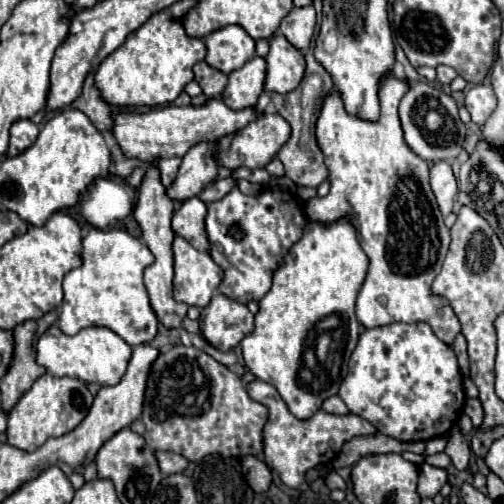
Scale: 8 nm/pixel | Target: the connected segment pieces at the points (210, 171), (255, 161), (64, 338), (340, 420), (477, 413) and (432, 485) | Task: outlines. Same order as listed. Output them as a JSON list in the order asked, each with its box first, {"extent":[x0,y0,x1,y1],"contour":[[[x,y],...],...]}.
[{"extent":[167,142,217,202],"contour":[[[201,142],[193,146],[185,156],[183,164],[167,188],[167,196],[175,202],[185,202],[193,196],[199,196],[207,184],[217,178],[217,164],[213,160],[215,142]]]},{"extent":[229,114,291,170],"contour":[[[261,114],[249,122],[243,130],[233,134],[229,144],[229,166],[235,170],[241,166],[263,168],[279,148],[289,140],[291,128],[277,114]]]},{"extent":[37,326,131,386],"contour":[[[51,326],[37,342],[37,364],[45,366],[53,376],[69,376],[91,384],[115,386],[127,372],[131,360],[131,346],[109,328],[83,328],[75,336],[63,334]]]},{"extent":[247,380,377,490],"contour":[[[261,380],[249,382],[247,392],[253,400],[257,400],[257,402],[261,402],[269,408],[269,420],[263,428],[265,464],[275,468],[279,478],[283,480],[283,484],[287,484],[289,488],[295,488],[295,490],[305,490],[307,488],[305,472],[309,468],[315,468],[317,464],[331,462],[335,458],[335,454],[343,448],[345,442],[349,442],[355,436],[373,436],[373,434],[377,434],[377,428],[371,422],[359,418],[357,414],[333,416],[333,414],[327,414],[323,410],[317,410],[311,418],[299,420],[289,412],[287,404],[281,400],[279,392],[271,384],[261,382]]]},{"extent":[465,398,483,428],"contour":[[[469,398],[465,402],[465,414],[471,418],[473,428],[479,428],[481,426],[481,420],[483,420],[483,408],[481,408],[481,402],[475,398]]]},{"extent":[417,464,447,498],"contour":[[[423,464],[421,474],[419,474],[417,492],[419,492],[421,498],[433,498],[445,482],[447,482],[447,470],[445,468]]]}]

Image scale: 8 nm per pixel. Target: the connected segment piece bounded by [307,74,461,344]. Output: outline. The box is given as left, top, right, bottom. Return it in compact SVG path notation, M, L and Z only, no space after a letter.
M395 74L381 76L381 114L377 122L347 114L337 90L325 96L315 136L329 170L331 190L325 198L311 198L307 214L317 222L333 222L341 216L353 218L359 244L371 260L355 310L357 320L365 328L391 322L425 322L439 340L453 344L461 332L459 320L447 300L431 292L431 284L441 272L449 250L449 228L445 228L429 184L429 164L413 154L403 138L397 108L407 90L407 78L397 78Z

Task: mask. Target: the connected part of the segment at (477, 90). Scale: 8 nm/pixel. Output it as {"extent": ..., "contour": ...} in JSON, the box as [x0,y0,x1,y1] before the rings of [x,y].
{"extent":[465,84,495,124],"contour":[[[477,84],[465,94],[465,108],[471,112],[475,124],[483,124],[495,110],[495,94],[489,84]]]}

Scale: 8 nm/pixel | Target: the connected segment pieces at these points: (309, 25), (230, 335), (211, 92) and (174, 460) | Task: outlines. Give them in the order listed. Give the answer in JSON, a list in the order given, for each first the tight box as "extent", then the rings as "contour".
[{"extent":[279,6,315,52],"contour":[[[303,6],[303,8],[293,8],[289,16],[281,22],[279,32],[299,50],[305,52],[311,44],[313,32],[315,32],[315,10],[313,6]]]},{"extent":[199,292,253,352],"contour":[[[219,292],[199,316],[203,338],[221,352],[233,350],[245,336],[253,332],[253,314],[245,304],[237,304]]]},{"extent":[193,62,227,98],"contour":[[[197,62],[193,70],[195,70],[195,80],[199,82],[199,86],[203,88],[203,94],[207,98],[221,96],[223,88],[227,84],[227,74],[209,68],[205,62]]]},{"extent":[155,452,189,474],"contour":[[[155,452],[155,458],[159,462],[159,468],[163,474],[177,474],[183,472],[189,464],[189,460],[185,460],[185,456],[175,454],[175,452]]]}]

